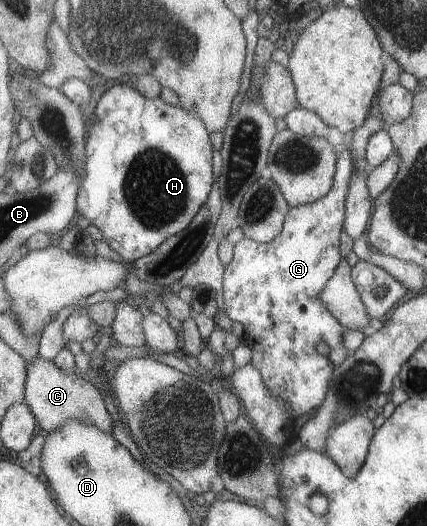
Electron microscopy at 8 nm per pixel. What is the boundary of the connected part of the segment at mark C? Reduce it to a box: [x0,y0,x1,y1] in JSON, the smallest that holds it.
[23,356,112,434]

